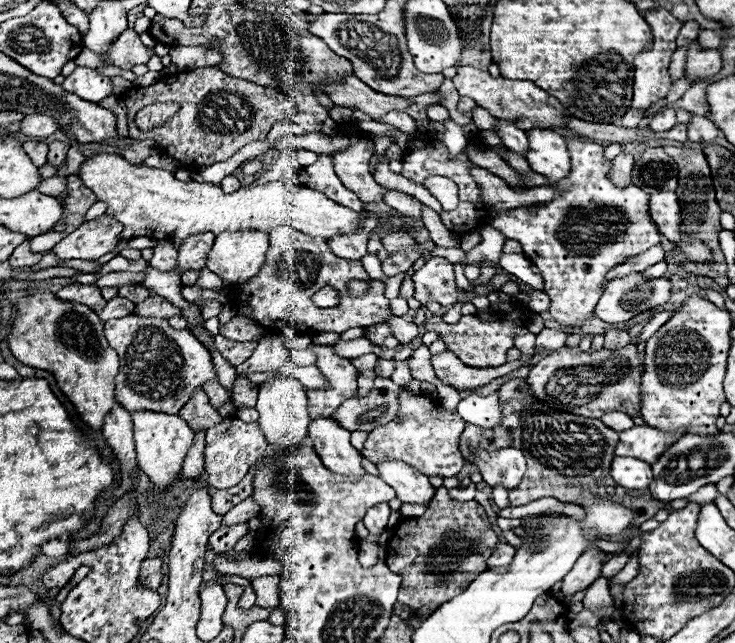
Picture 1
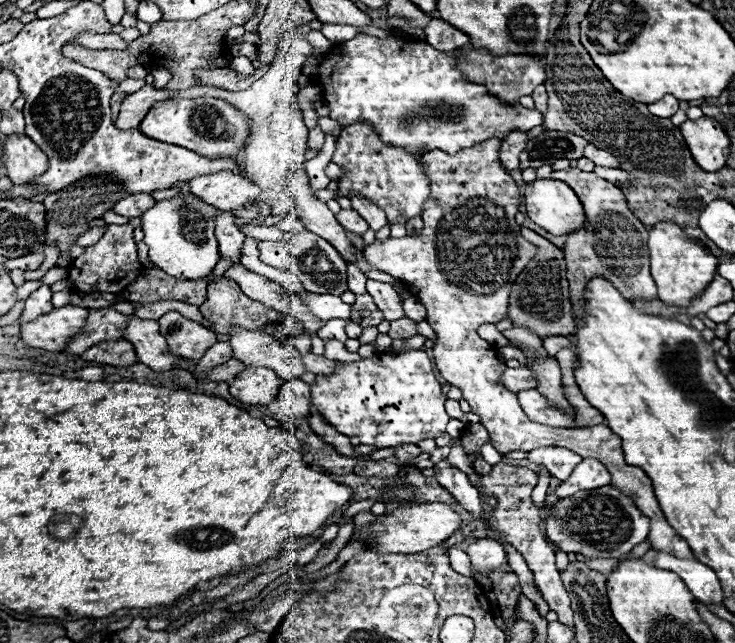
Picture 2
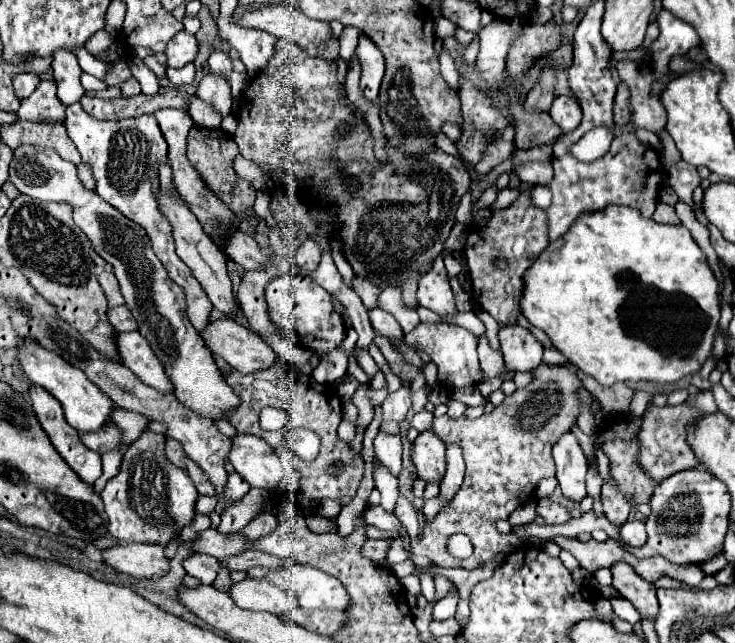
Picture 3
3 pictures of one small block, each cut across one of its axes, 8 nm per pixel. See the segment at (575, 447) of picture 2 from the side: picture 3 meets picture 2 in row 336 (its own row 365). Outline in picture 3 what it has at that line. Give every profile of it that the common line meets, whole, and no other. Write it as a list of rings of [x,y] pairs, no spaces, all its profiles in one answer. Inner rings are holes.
[[[420,322],[416,330],[406,334],[406,342],[412,348],[420,348],[426,354],[430,354],[432,362],[438,366],[438,380],[442,388],[452,390],[452,388],[464,388],[464,386],[474,386],[482,382],[482,370],[480,370],[480,360],[478,360],[478,338],[468,332],[466,328],[452,326],[452,324],[424,324]]]

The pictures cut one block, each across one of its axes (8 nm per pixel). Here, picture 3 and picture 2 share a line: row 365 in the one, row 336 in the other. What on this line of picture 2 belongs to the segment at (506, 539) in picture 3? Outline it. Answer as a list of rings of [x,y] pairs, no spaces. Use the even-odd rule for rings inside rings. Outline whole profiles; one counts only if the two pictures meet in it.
[[[522,228],[522,236],[528,238],[532,244],[536,244],[536,256],[528,262],[528,266],[520,272],[516,278],[512,292],[510,292],[510,306],[508,306],[508,318],[516,326],[528,326],[538,336],[572,336],[576,330],[576,320],[572,316],[572,302],[568,292],[568,280],[566,280],[566,264],[564,264],[564,252],[556,248],[552,242],[536,234],[534,230]]]

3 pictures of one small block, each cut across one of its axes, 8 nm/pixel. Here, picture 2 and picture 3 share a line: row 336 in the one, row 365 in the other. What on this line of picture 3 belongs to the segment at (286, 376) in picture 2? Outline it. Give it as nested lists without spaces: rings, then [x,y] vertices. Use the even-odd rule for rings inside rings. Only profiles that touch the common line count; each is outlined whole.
[[[228,318],[208,324],[204,330],[204,342],[214,356],[226,360],[240,374],[270,368],[278,358],[258,334]]]

